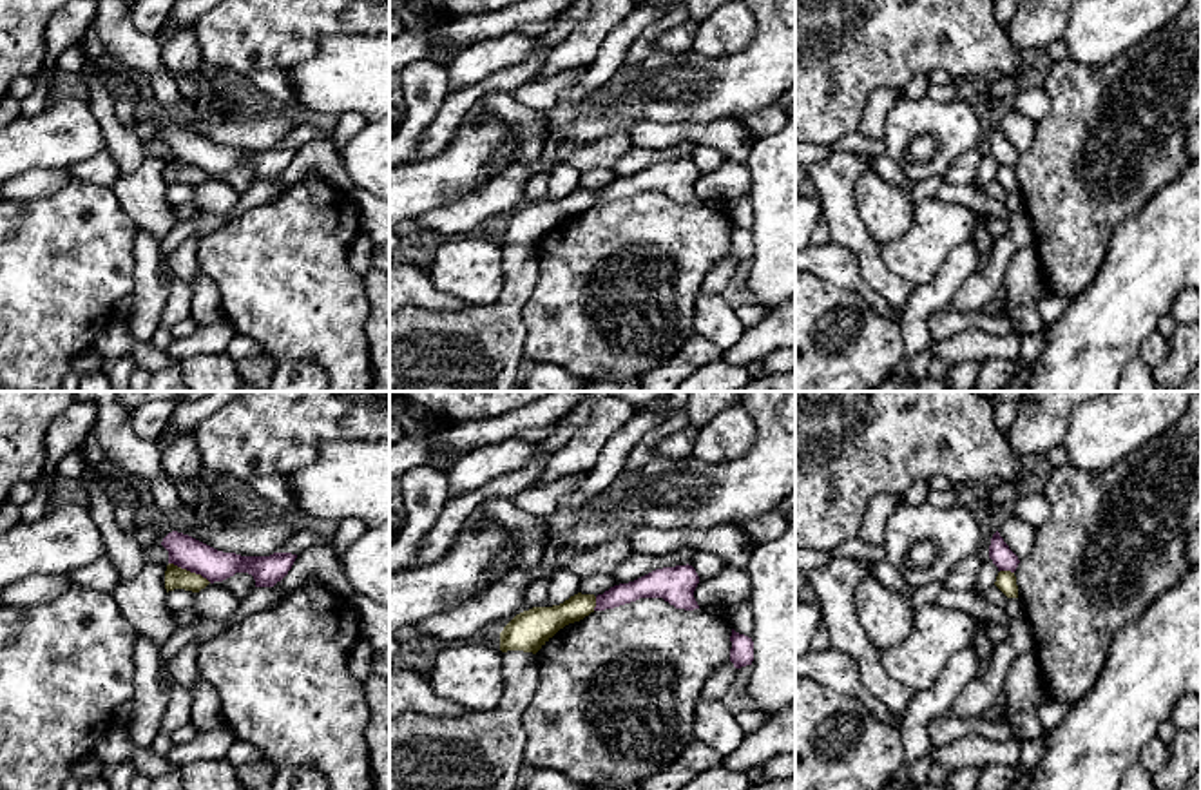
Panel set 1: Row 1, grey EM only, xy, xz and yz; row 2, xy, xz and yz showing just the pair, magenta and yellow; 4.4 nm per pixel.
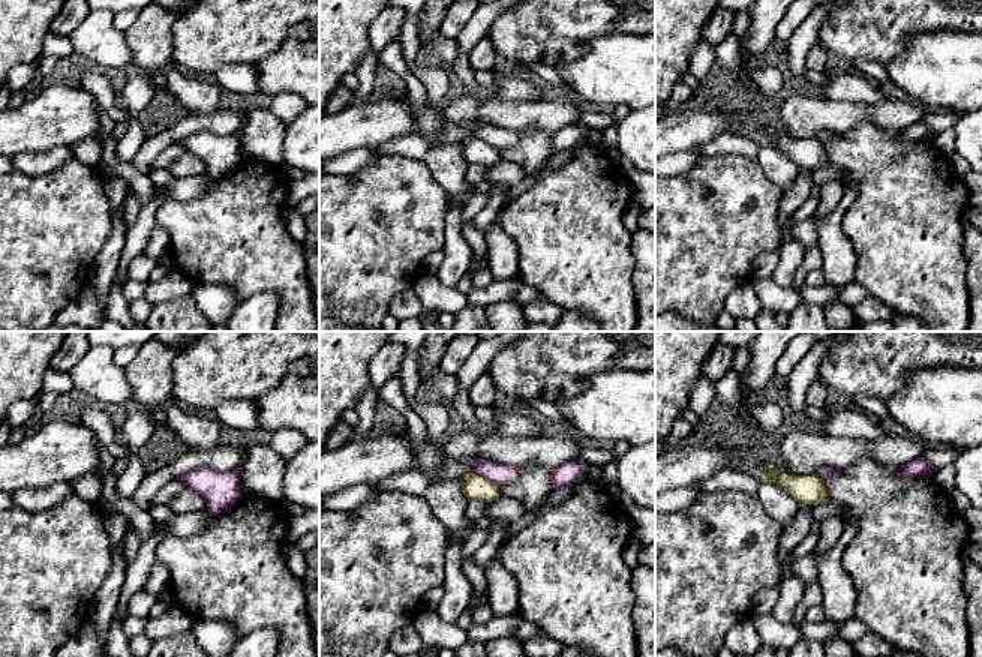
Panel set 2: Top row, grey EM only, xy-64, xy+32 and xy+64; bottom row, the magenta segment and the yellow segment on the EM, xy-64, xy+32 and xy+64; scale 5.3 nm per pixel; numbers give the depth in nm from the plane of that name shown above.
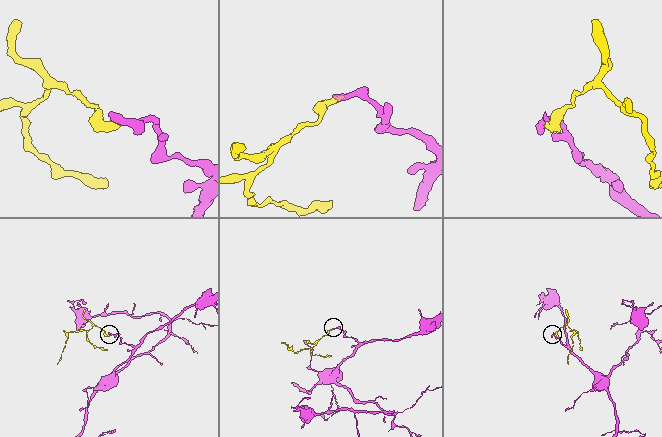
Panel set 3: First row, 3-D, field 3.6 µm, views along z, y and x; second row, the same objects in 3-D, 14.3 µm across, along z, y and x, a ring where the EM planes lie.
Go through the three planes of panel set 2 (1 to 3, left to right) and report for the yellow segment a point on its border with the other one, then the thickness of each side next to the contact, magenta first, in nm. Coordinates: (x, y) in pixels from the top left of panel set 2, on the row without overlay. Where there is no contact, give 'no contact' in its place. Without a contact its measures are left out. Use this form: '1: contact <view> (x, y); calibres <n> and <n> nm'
1: no contact
2: contact xy+32 (486, 141); calibres 120 and 140 nm
3: contact xy+64 (820, 140); calibres 70 and 160 nm

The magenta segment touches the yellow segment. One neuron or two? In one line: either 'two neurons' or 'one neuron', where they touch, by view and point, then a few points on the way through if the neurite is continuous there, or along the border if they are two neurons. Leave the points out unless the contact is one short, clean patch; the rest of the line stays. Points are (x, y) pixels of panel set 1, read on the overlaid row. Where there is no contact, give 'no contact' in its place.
two neurons; meets magenta in xy at (191, 571); border along xy (169, 562), (200, 573), (211, 582)

